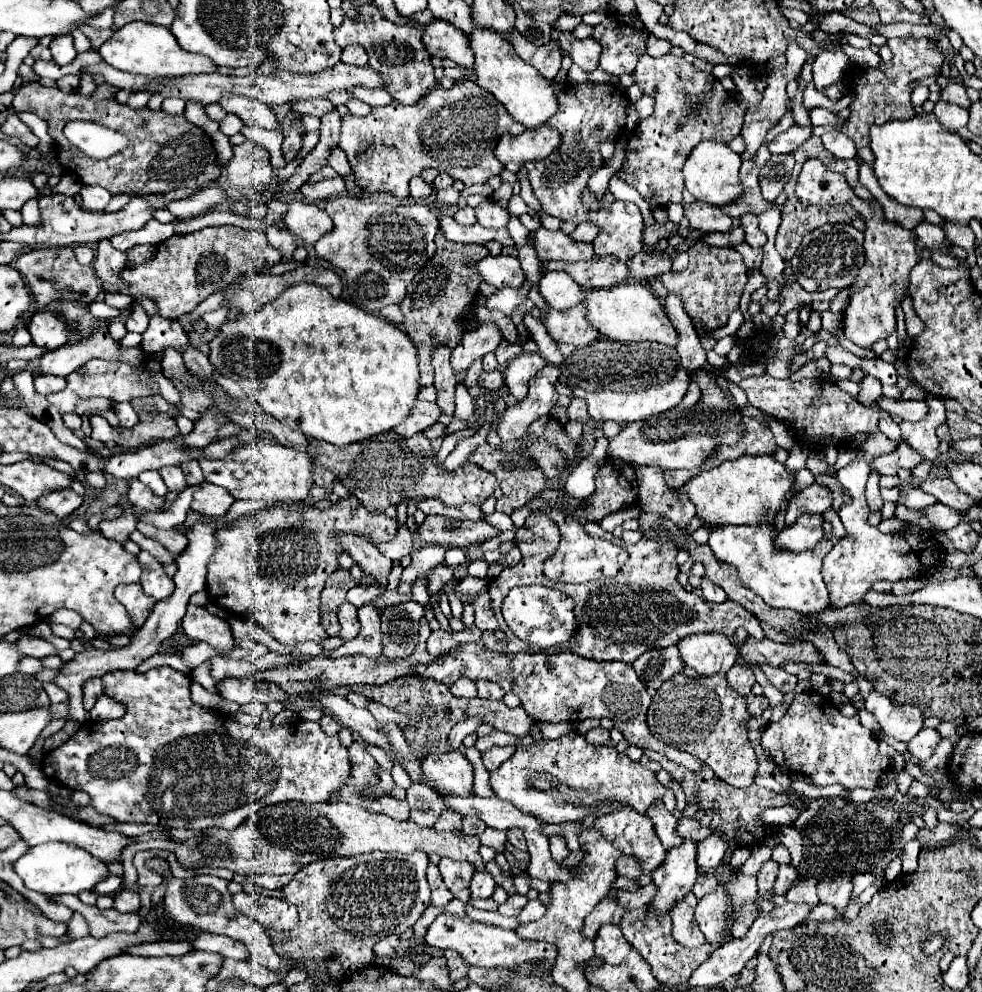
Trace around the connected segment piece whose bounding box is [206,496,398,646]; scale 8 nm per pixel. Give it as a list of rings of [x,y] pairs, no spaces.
[[[356,496],[342,498],[328,510],[310,506],[302,512],[300,508],[266,508],[232,528],[220,530],[216,534],[216,552],[208,562],[206,590],[210,600],[234,616],[258,622],[264,632],[284,646],[308,640],[320,644],[328,638],[320,624],[320,592],[338,566],[338,546],[330,536],[334,532],[364,534],[374,544],[380,544],[394,538],[398,530],[394,518],[366,510]]]

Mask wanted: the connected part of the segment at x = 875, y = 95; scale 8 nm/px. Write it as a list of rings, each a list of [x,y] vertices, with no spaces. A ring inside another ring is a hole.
[[[890,38],[888,40],[890,50],[894,52],[894,58],[890,64],[880,62],[878,68],[852,68],[850,70],[850,86],[846,86],[854,94],[852,102],[852,114],[844,124],[844,134],[854,140],[858,158],[872,164],[874,154],[870,152],[870,126],[884,124],[890,120],[910,120],[916,112],[910,104],[910,82],[926,76],[934,76],[940,72],[940,66],[944,62],[944,56],[936,50],[936,44],[928,38]]]

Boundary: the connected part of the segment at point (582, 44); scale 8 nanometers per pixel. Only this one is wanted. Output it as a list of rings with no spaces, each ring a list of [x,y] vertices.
[[[560,32],[558,44],[560,44],[562,52],[568,54],[572,58],[572,62],[578,64],[584,72],[592,72],[594,68],[598,68],[598,58],[600,58],[602,48],[594,38],[578,40],[570,32]]]

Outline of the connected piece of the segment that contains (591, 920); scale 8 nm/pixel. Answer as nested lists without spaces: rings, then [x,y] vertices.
[[[614,898],[600,900],[600,904],[584,920],[584,926],[582,926],[584,938],[594,940],[596,934],[598,934],[598,928],[602,924],[620,924],[622,914],[624,914],[624,910],[622,910],[622,906]]]

